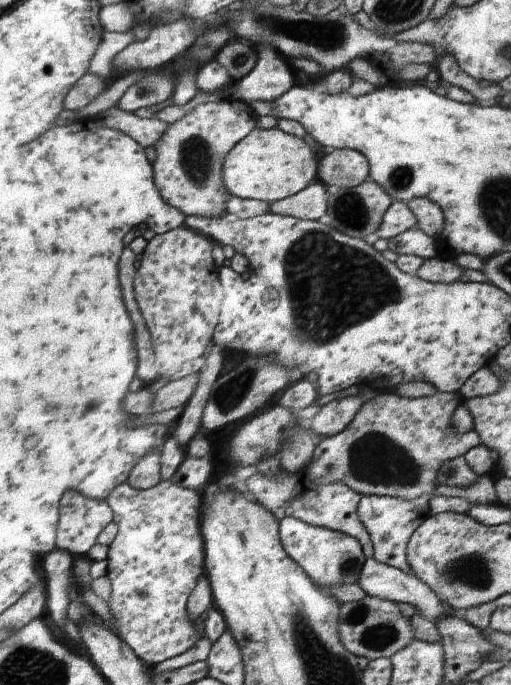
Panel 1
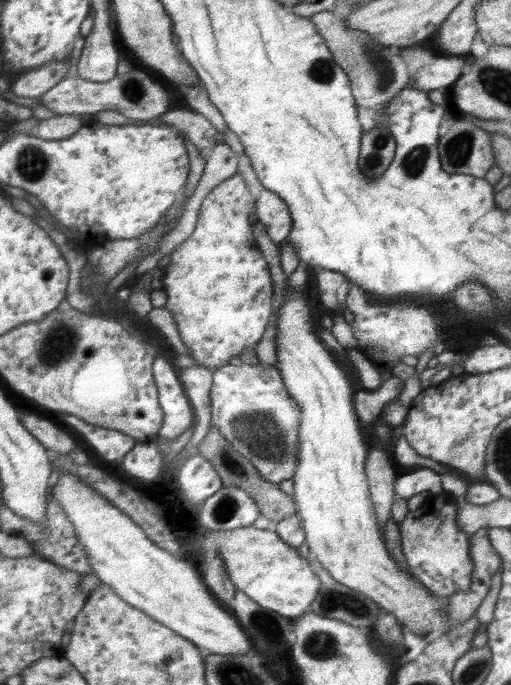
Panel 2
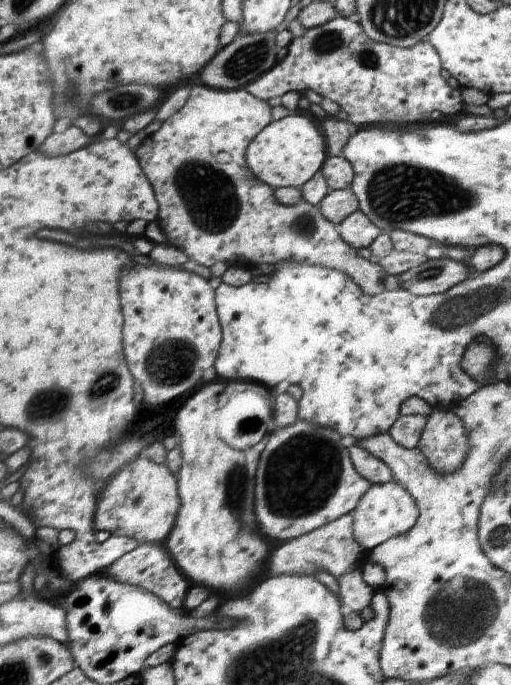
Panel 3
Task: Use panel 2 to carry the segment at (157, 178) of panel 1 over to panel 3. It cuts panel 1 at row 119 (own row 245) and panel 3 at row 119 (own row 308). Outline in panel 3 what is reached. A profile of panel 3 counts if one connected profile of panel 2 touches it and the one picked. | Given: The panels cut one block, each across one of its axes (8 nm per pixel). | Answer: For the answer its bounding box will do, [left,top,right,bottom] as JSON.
[135,84,388,296]

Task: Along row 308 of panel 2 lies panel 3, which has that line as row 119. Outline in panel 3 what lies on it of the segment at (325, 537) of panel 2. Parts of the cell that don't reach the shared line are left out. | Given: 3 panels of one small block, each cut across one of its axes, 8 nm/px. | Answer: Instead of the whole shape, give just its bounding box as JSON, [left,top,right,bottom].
[245,113,327,189]

